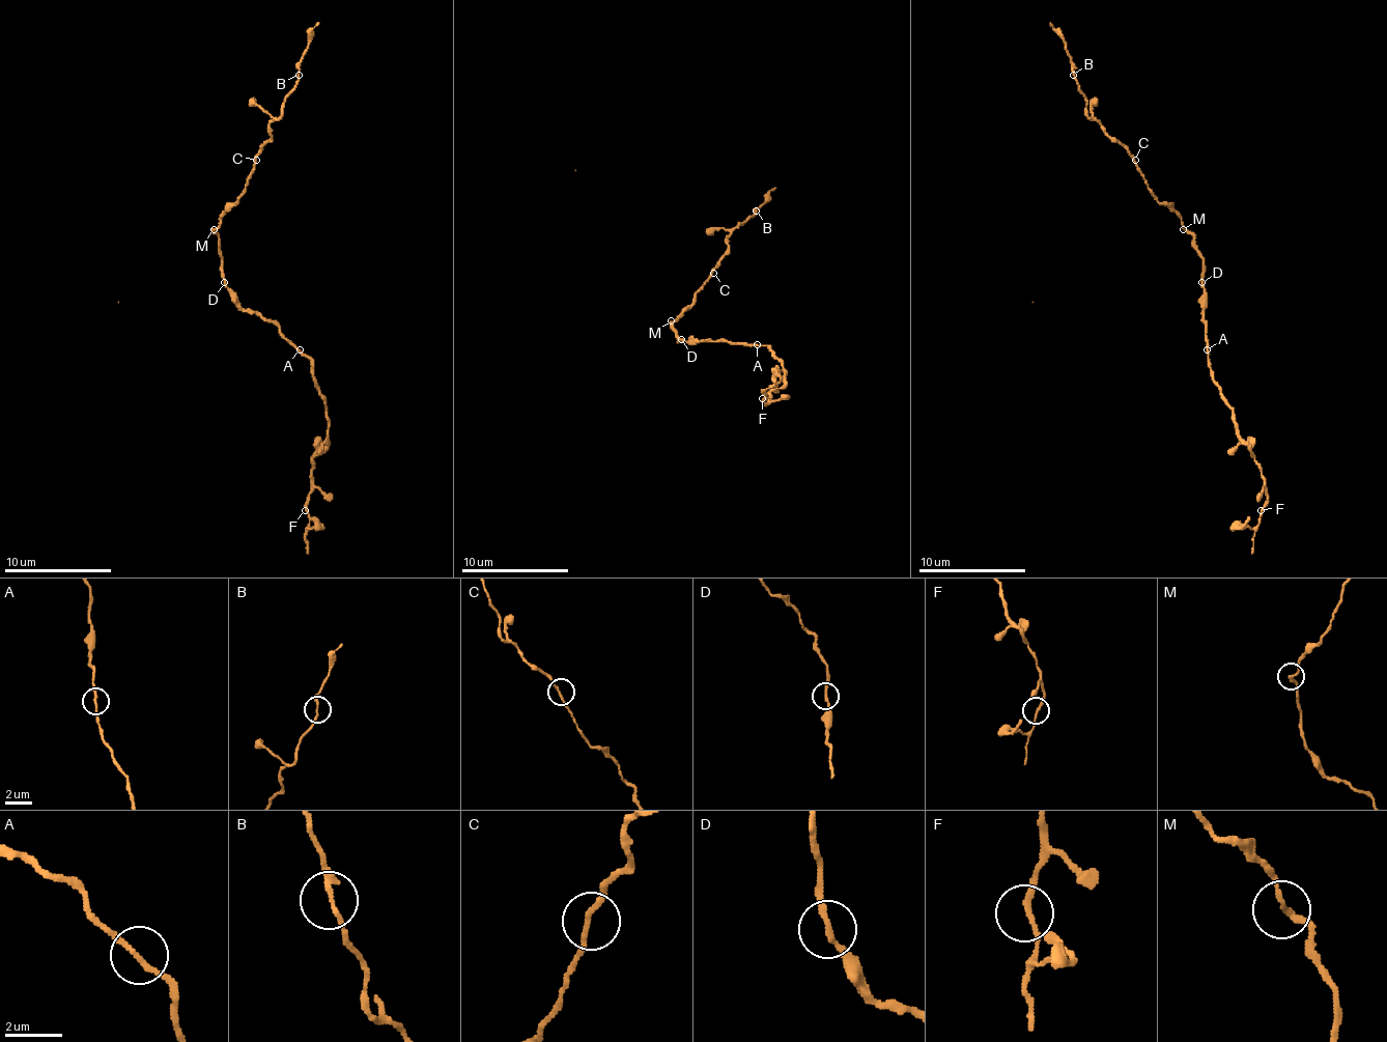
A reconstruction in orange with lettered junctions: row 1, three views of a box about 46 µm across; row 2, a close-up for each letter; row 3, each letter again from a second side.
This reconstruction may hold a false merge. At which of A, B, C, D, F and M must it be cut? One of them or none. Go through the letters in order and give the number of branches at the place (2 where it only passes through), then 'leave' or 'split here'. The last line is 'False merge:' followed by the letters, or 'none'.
A: 2 | leave
B: 2 | leave
C: 2 | leave
D: 2 | leave
F: 2 | leave
M: 2 | leave
False merge: none

